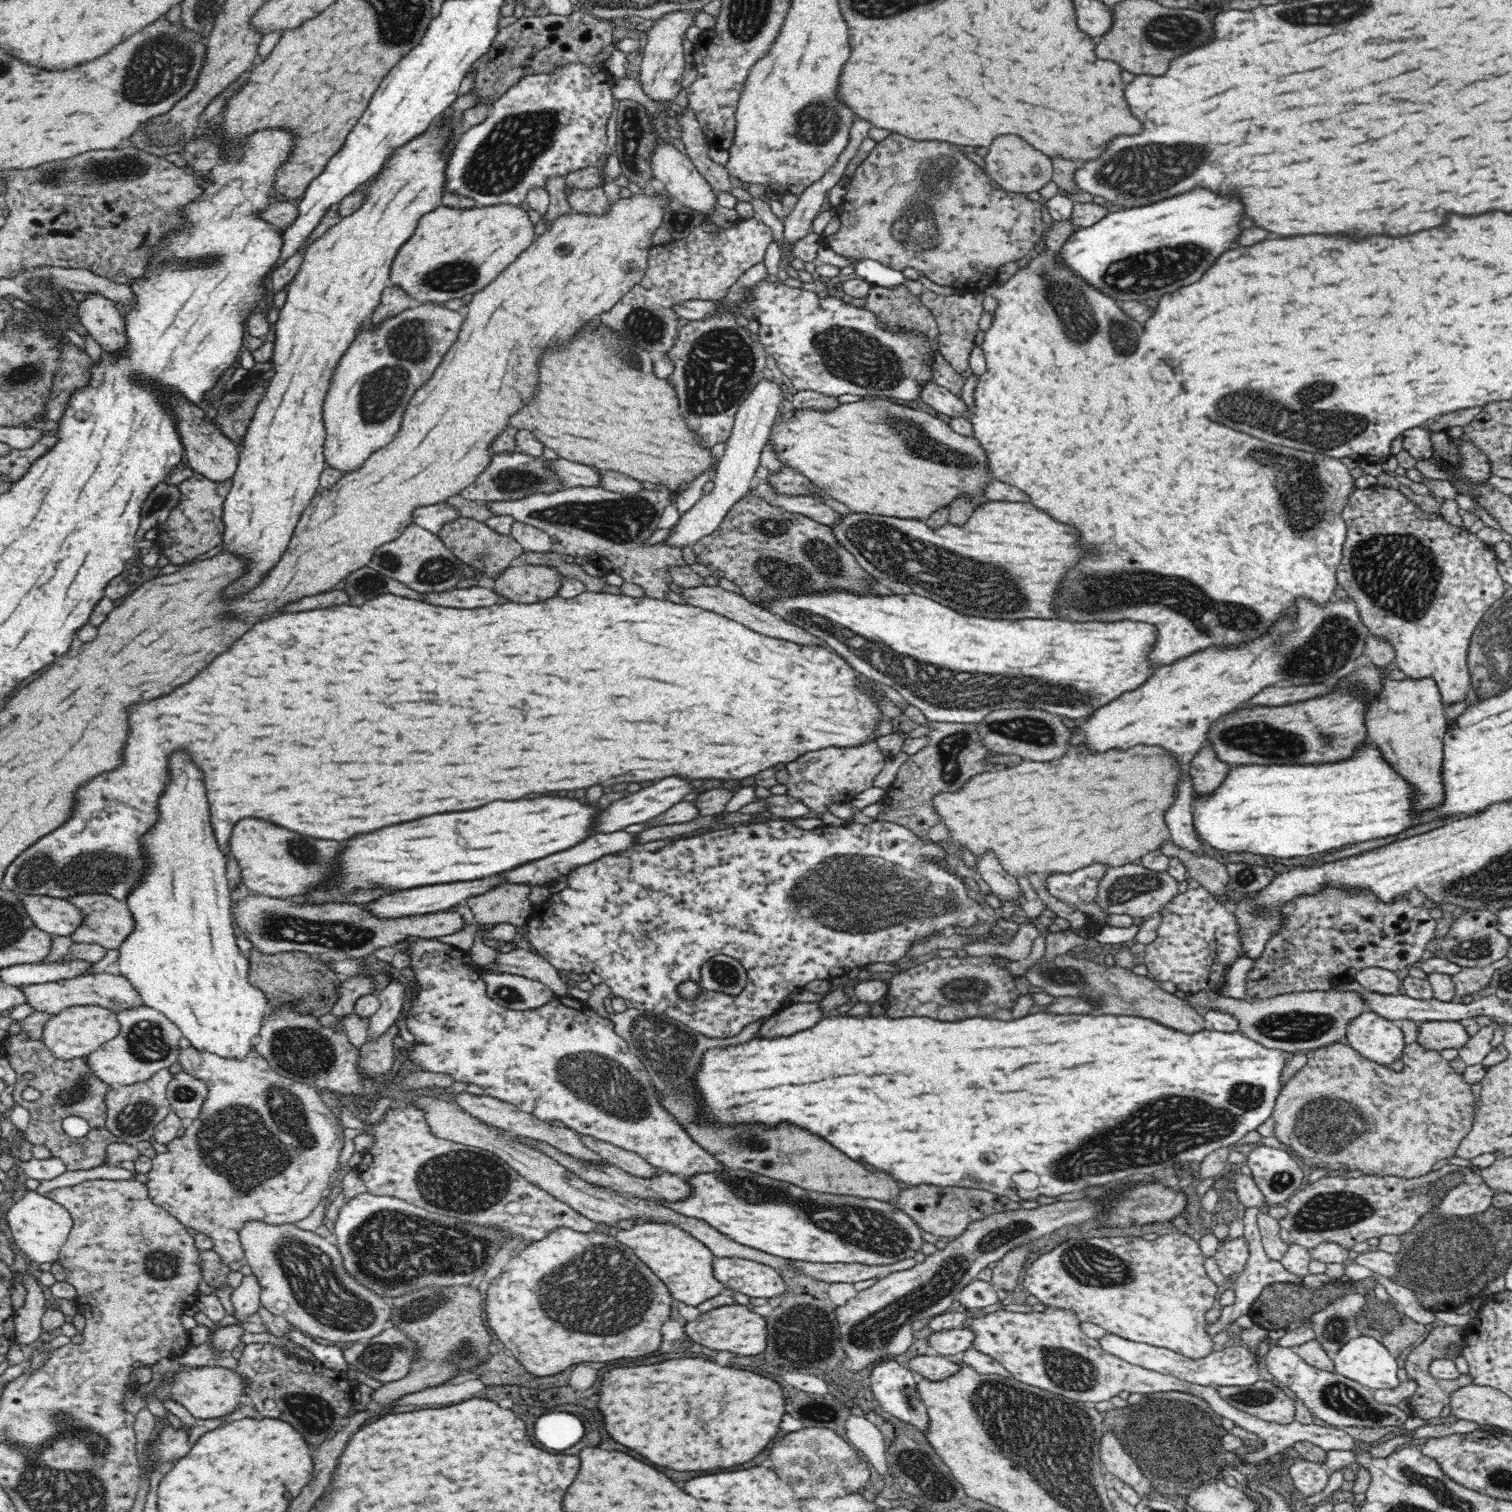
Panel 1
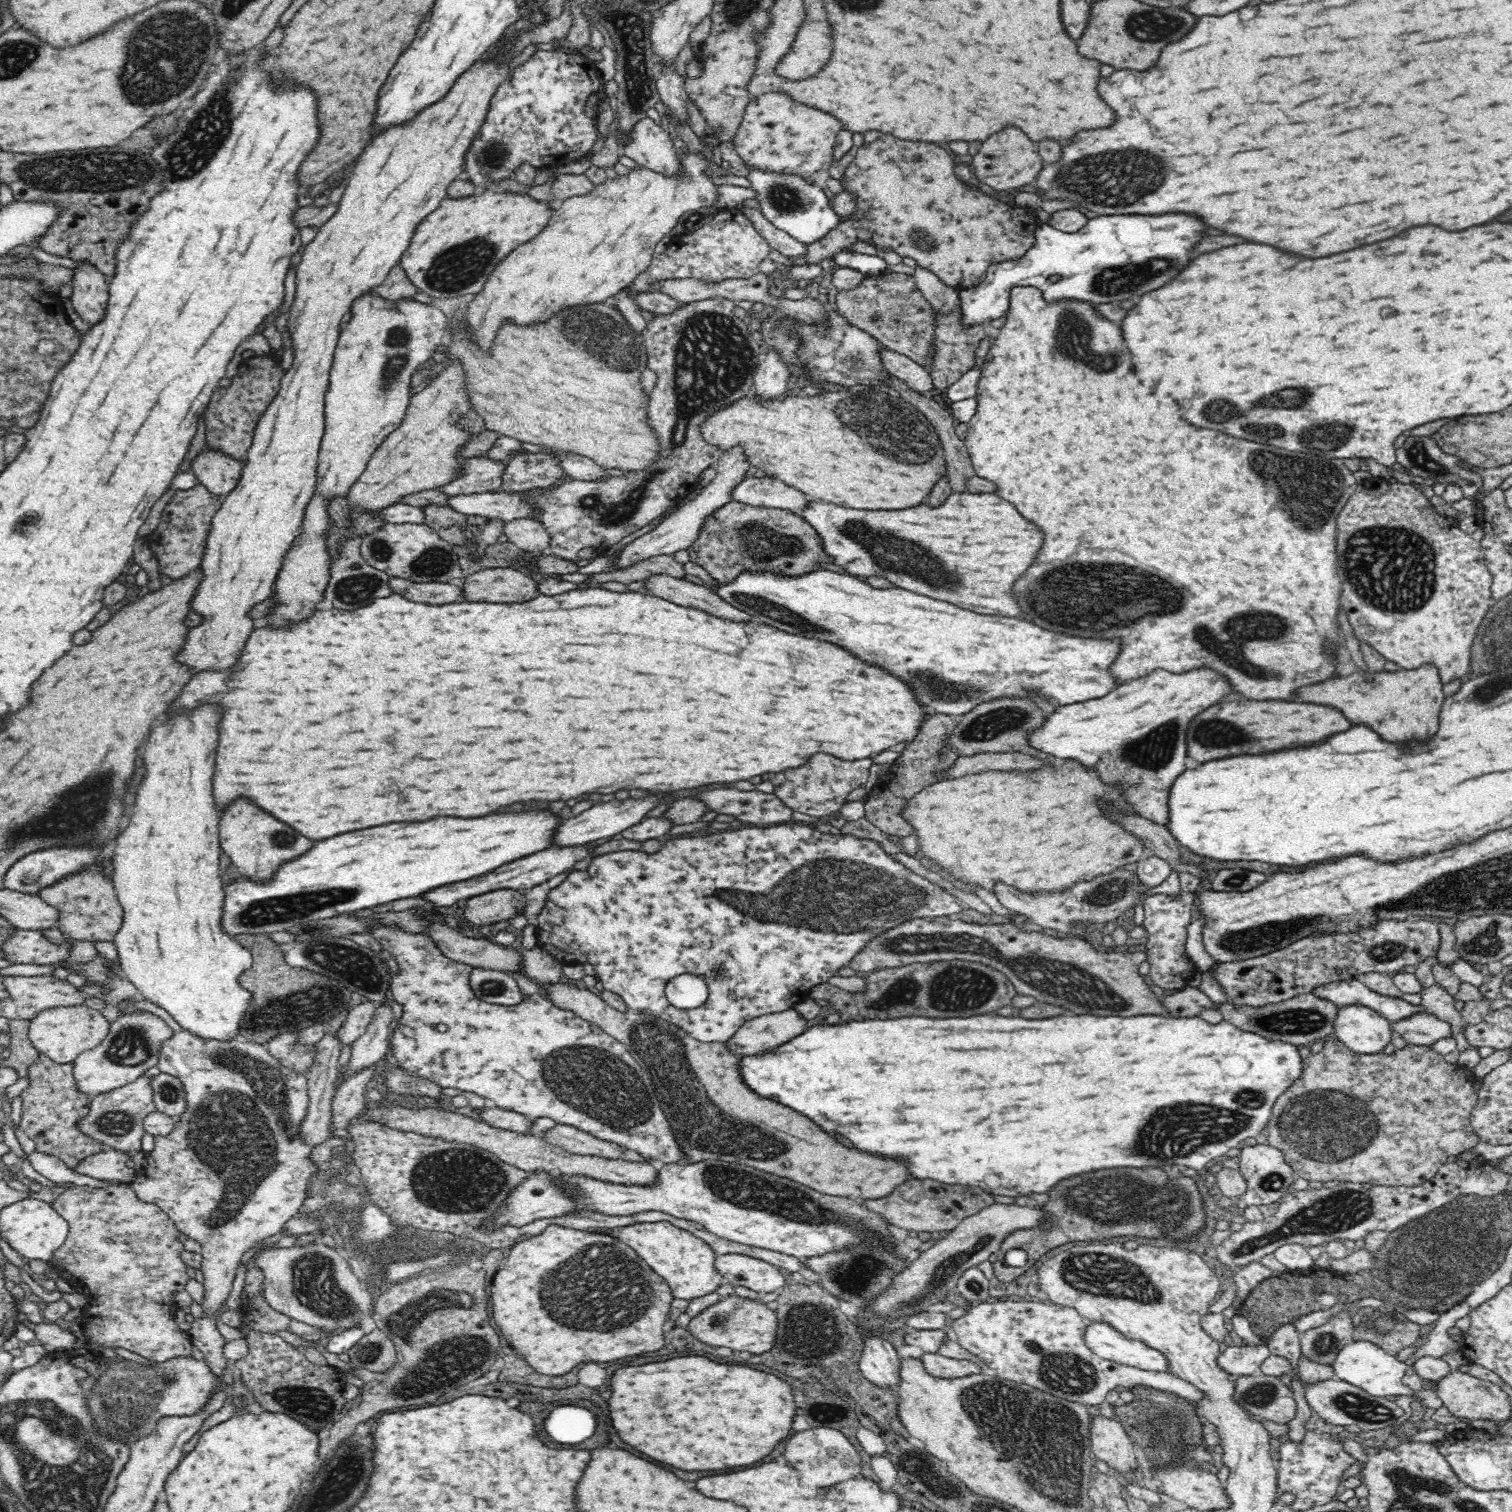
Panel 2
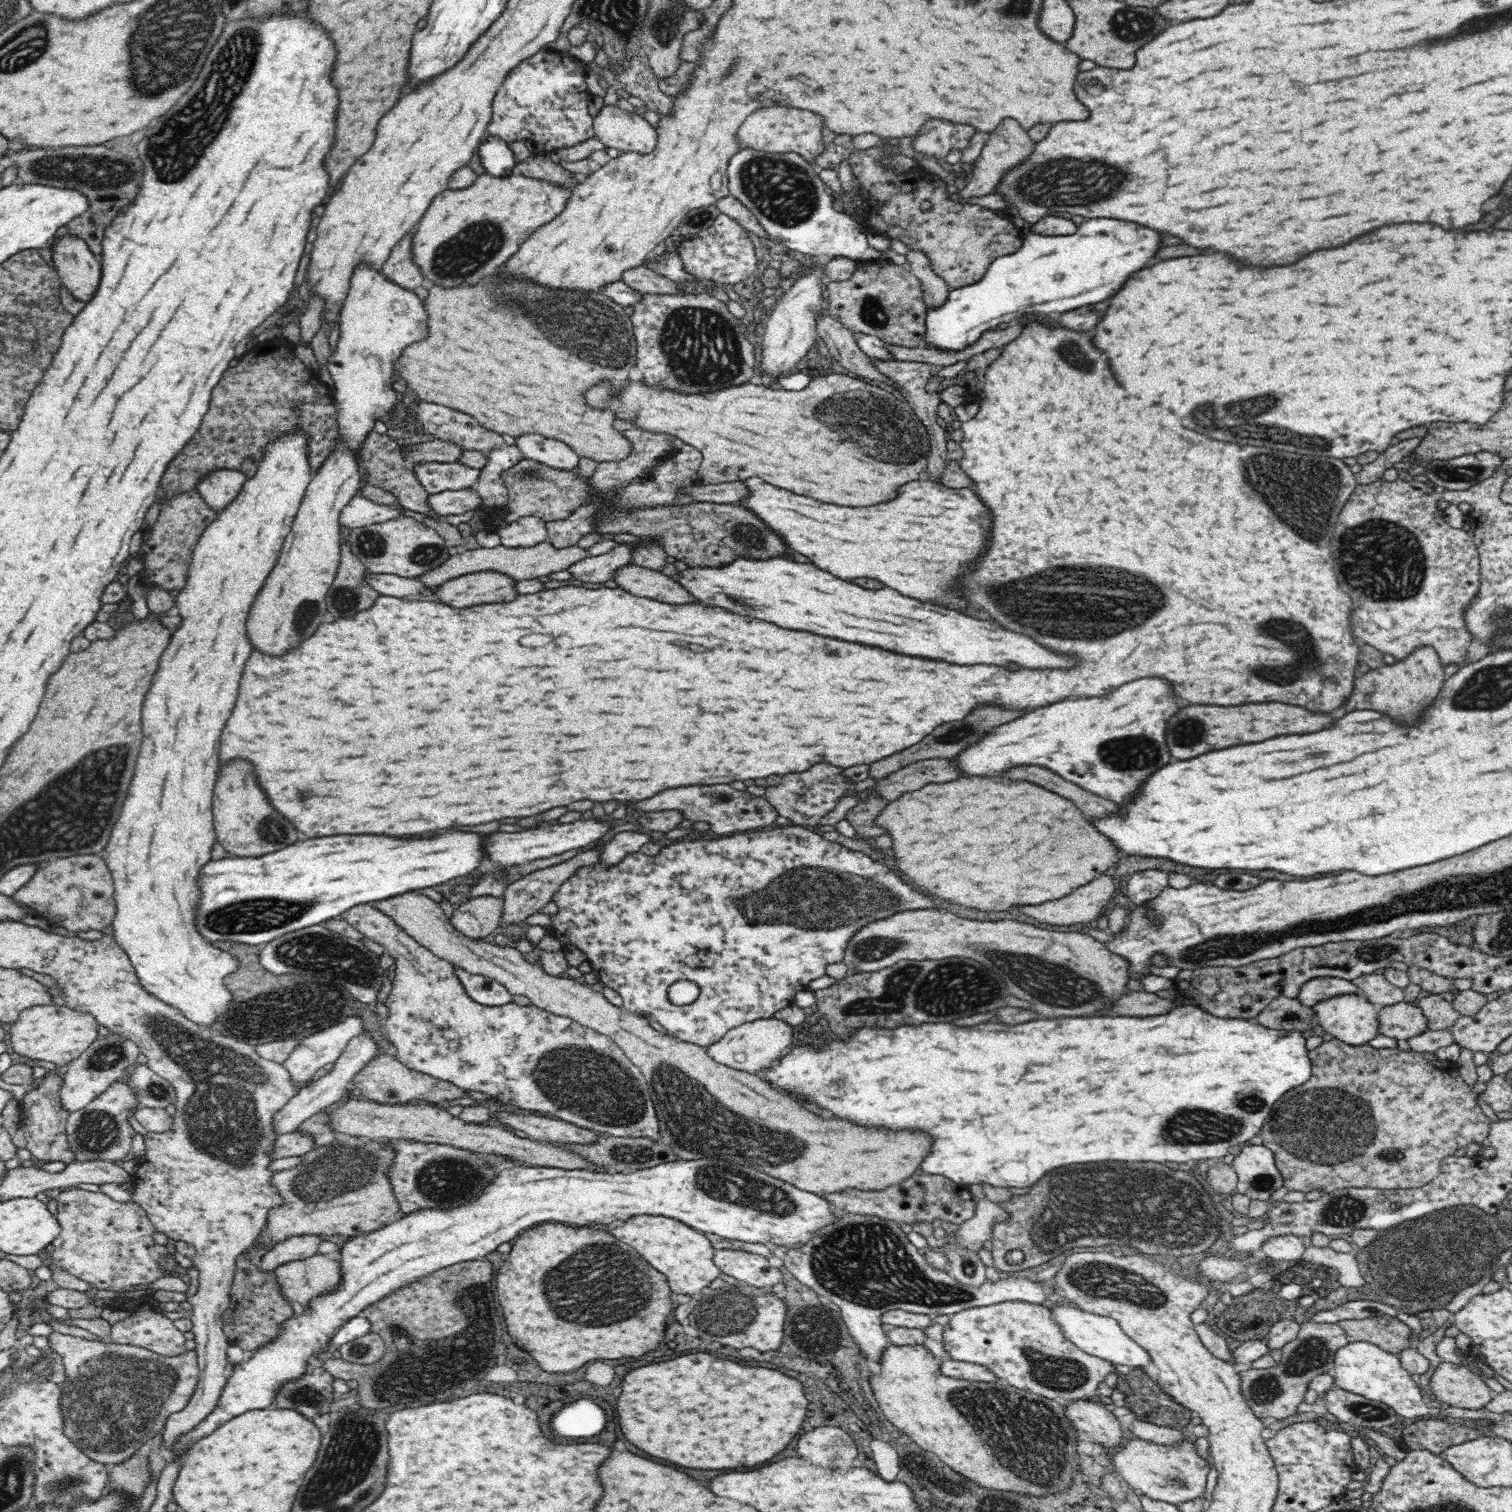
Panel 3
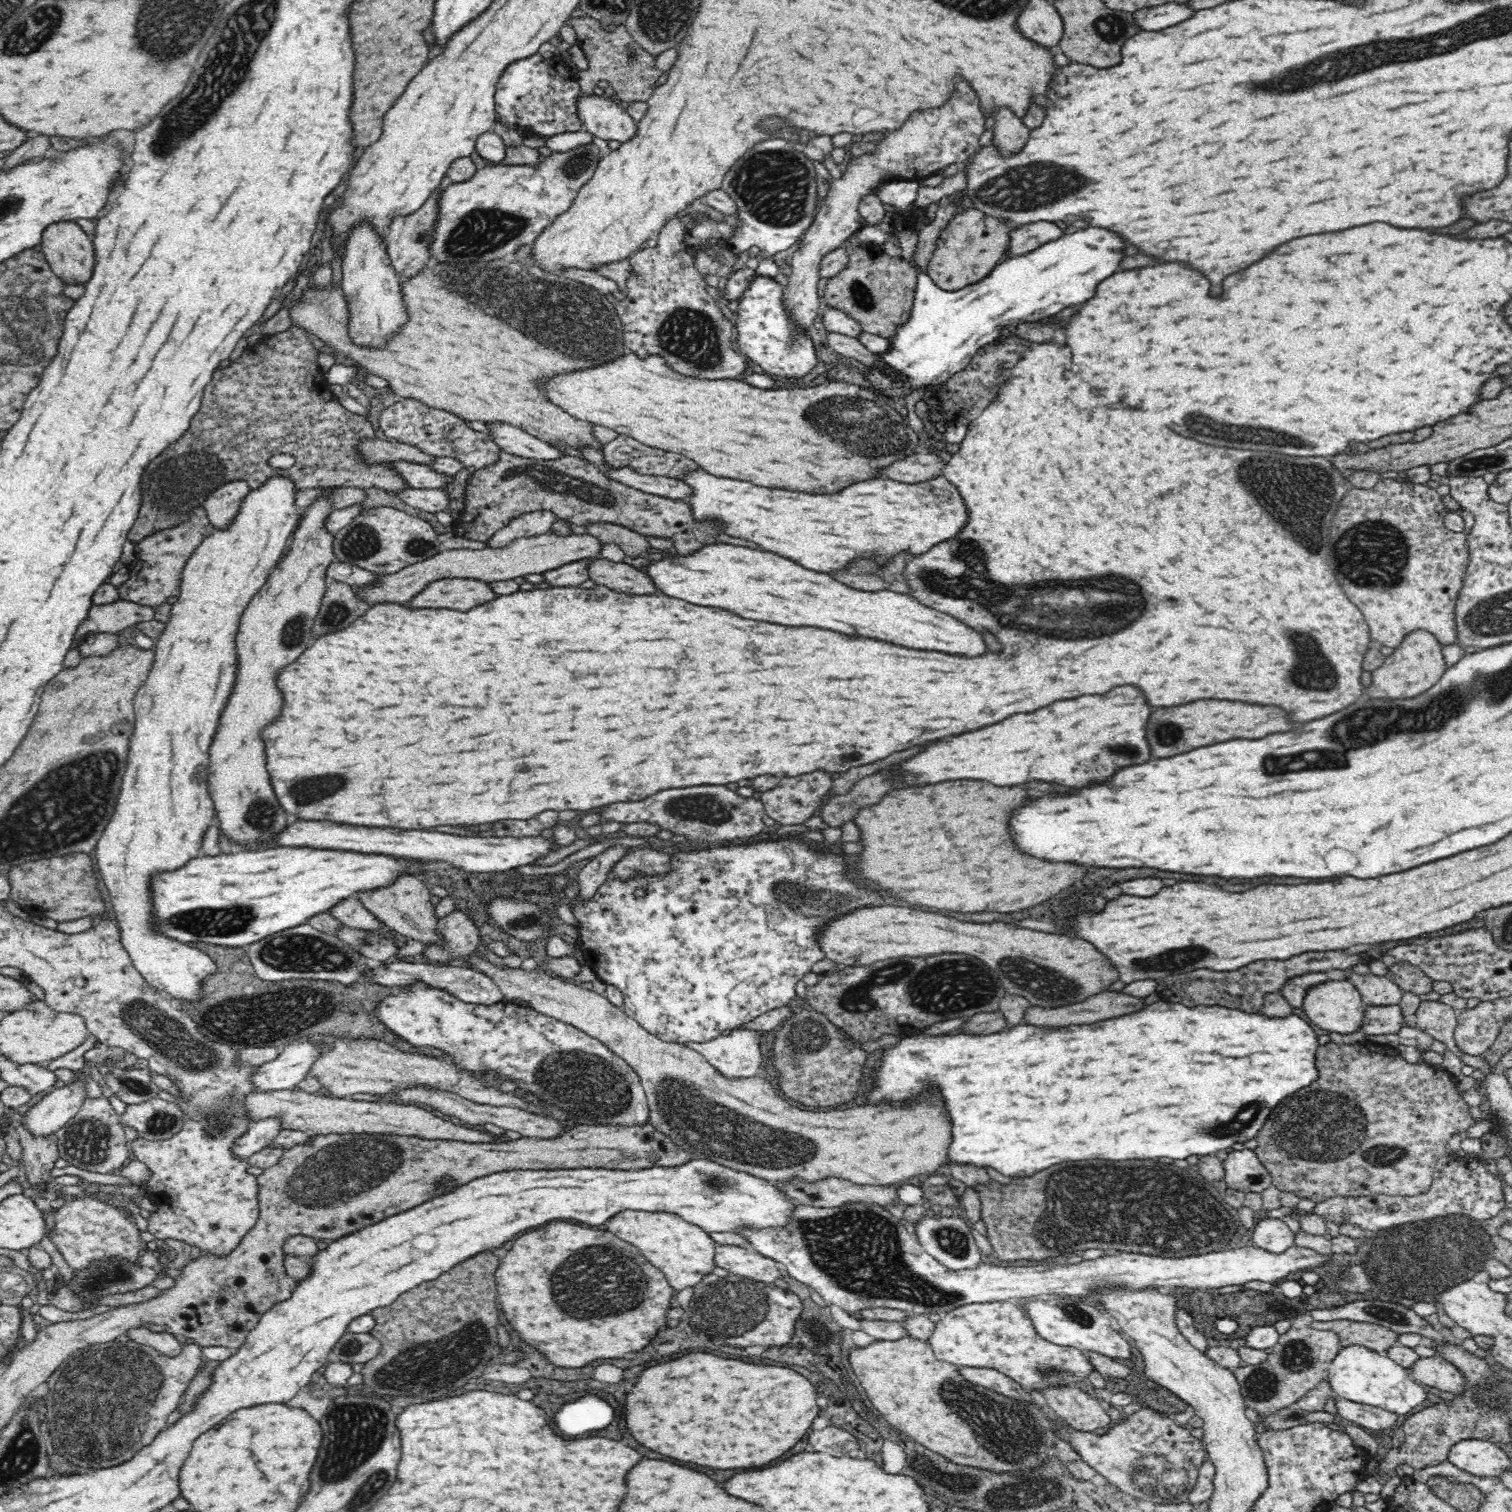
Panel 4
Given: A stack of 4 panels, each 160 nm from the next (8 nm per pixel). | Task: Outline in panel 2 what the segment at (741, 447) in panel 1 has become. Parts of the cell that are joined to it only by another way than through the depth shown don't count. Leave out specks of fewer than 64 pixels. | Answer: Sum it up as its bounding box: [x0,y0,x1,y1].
[612,346,790,570]

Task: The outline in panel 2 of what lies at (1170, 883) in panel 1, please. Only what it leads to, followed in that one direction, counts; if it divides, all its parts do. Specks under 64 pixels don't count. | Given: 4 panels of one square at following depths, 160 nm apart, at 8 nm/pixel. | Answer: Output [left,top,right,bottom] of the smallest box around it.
[996,868,1149,935]

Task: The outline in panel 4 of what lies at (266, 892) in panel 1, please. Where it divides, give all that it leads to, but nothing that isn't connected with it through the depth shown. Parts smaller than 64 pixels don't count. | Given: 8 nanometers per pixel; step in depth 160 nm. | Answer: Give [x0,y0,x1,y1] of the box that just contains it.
[208,497,334,851]

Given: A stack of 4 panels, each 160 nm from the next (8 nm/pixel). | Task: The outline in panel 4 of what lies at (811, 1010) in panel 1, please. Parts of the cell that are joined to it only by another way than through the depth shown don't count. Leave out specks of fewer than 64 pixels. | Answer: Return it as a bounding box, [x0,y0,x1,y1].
[691,1029,764,1079]

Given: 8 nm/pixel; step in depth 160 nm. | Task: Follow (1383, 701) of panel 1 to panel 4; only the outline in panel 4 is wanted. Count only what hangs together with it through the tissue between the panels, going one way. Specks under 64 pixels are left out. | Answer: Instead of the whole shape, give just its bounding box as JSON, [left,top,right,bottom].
[1368,630,1447,698]

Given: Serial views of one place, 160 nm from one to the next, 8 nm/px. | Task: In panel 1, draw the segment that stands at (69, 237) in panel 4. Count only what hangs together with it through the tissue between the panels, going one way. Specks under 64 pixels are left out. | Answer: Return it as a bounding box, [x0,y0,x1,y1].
[76,292,126,354]

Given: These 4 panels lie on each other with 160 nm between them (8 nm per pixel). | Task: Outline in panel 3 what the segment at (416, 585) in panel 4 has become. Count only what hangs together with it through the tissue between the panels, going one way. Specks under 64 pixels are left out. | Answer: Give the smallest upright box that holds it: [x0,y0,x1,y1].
[416,540,590,589]

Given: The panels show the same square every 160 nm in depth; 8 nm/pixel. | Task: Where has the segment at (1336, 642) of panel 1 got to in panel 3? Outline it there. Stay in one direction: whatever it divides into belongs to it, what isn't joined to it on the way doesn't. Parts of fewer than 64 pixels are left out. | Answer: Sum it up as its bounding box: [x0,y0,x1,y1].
[954,680,1178,804]

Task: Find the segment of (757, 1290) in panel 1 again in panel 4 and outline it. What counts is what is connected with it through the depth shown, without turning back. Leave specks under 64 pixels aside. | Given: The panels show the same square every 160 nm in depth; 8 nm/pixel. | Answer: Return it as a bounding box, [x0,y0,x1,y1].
[714,1244,781,1285]

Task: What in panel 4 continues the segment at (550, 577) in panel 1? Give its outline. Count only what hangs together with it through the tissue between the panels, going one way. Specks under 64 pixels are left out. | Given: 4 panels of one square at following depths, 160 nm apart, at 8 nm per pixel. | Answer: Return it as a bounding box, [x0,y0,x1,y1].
[406,578,496,612]

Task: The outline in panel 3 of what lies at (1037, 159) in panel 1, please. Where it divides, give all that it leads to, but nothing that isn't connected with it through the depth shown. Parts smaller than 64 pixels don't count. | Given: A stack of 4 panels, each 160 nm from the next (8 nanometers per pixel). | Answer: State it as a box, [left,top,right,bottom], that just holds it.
[957,120,1034,203]

